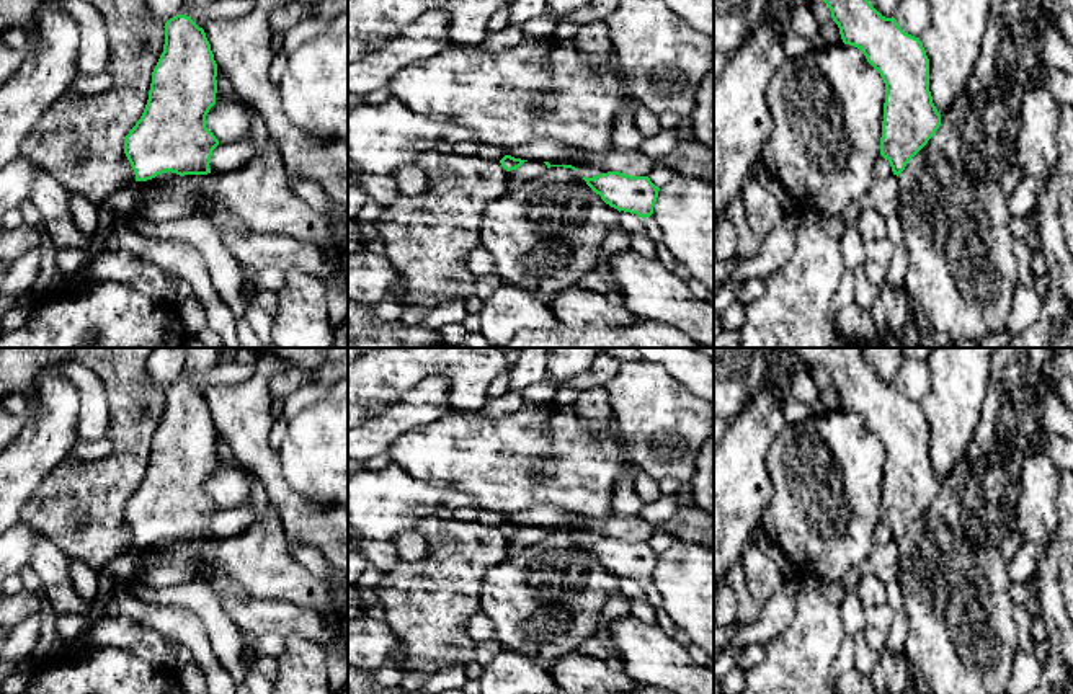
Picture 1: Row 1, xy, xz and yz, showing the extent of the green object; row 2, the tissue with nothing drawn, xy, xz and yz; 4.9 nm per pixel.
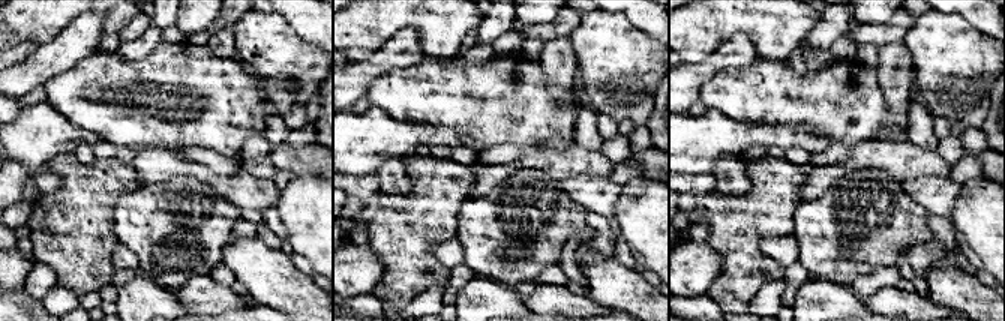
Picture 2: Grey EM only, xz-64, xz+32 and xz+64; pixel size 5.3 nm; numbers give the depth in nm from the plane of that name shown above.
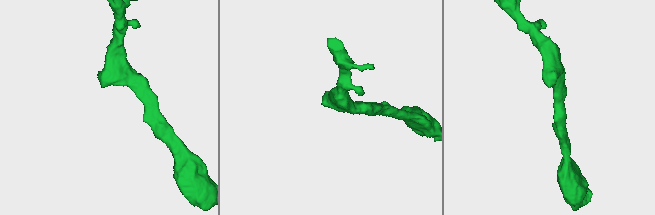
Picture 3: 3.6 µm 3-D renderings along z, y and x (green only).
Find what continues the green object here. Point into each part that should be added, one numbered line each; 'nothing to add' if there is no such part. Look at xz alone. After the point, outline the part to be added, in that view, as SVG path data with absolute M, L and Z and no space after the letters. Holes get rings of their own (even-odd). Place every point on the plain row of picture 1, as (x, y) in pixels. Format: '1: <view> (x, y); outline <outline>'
nothing to add

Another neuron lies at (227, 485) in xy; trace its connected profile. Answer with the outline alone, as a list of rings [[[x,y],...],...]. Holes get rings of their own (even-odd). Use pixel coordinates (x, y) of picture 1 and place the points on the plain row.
[[[216,459],[216,470],[206,482],[206,493],[216,501],[219,509],[232,509],[250,498],[252,474],[242,467]]]

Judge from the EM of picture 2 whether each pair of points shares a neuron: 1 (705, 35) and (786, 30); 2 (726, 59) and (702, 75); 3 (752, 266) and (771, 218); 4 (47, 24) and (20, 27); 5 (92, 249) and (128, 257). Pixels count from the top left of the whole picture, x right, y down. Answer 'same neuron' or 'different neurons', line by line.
1: same neuron
2: same neuron
3: same neuron
4: same neuron
5: different neurons

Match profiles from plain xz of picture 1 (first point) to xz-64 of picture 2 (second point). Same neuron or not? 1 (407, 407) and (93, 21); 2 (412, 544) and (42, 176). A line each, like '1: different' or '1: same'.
1: same
2: same

